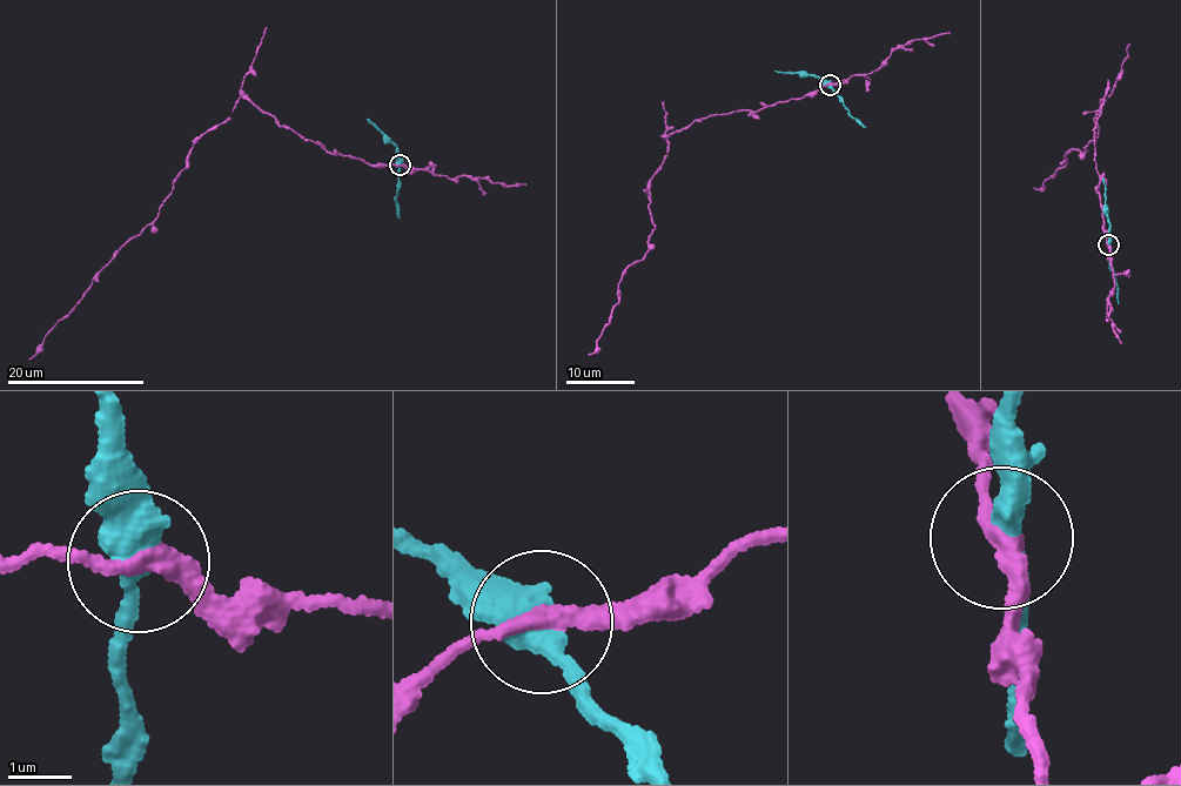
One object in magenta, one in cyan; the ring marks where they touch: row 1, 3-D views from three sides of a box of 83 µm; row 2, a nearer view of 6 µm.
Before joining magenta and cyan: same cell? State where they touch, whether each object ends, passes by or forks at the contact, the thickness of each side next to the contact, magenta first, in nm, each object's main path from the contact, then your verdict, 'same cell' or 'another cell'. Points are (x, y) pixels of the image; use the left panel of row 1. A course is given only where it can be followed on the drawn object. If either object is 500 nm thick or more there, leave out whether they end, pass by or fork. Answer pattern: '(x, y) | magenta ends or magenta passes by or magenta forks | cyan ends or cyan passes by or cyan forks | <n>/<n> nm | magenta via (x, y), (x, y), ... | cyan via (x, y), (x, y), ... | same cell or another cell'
(400, 165) | magenta passes by | cyan passes by | 300/400 nm | magenta via (401, 165), (333, 154), (241, 91), (226, 121), (194, 143), (156, 220), (125, 242), (29, 360) | cyan via (401, 165), (395, 196), (400, 219) | another cell

